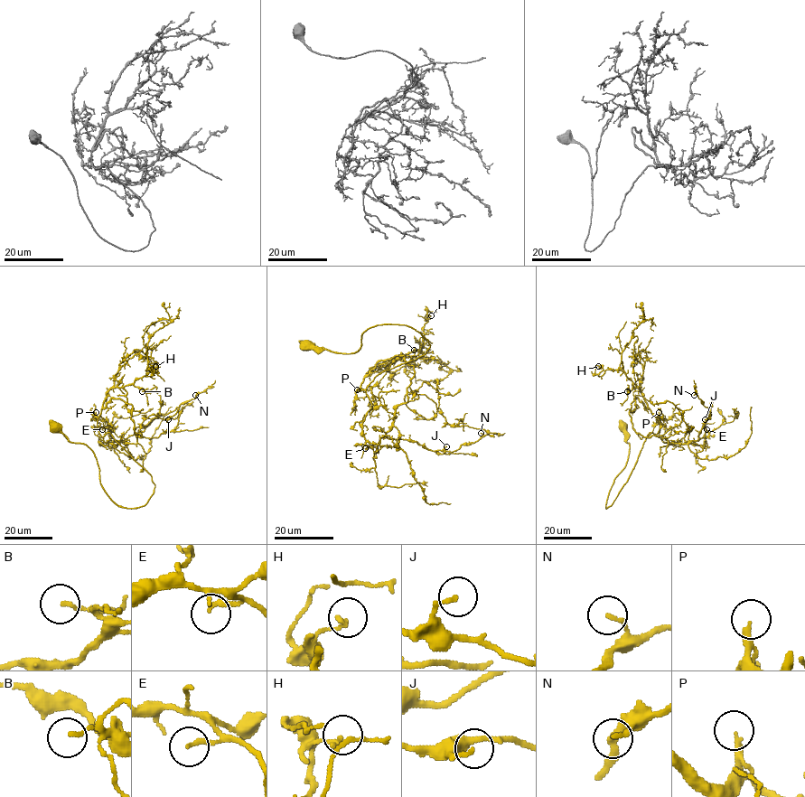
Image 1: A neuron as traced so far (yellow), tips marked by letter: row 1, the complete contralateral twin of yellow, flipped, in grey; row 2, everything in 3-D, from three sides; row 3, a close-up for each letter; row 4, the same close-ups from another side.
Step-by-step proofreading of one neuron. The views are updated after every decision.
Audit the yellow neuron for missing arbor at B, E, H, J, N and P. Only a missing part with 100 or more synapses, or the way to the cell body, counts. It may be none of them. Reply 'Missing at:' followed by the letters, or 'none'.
Missing at: P

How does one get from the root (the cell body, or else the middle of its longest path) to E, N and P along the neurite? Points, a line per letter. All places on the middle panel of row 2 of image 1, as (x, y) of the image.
E: (306, 345), (354, 353), (382, 324), (428, 342), (367, 388), (371, 405), (394, 417), (378, 449), (365, 448)
N: (306, 345), (412, 327), (426, 351), (366, 389), (386, 436), (449, 454), (481, 433)
P: (306, 345), (354, 353), (362, 333), (382, 324), (411, 326), (428, 342), (424, 354), (357, 389)

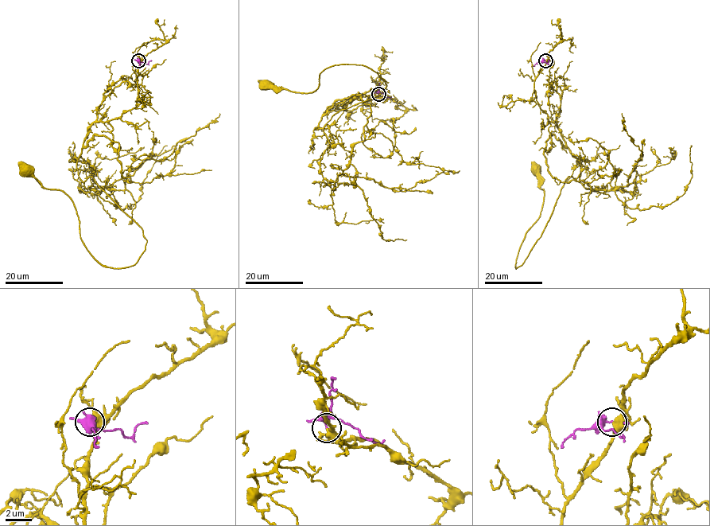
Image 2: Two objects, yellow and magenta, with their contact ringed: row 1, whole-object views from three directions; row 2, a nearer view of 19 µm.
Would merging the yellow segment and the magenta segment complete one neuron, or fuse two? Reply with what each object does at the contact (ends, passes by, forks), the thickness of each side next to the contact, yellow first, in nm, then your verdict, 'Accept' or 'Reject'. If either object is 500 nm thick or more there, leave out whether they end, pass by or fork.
At the ring yellow passes by. At the ring magenta forks. Thickness 440 nm (yellow) against 220 nm. Reject

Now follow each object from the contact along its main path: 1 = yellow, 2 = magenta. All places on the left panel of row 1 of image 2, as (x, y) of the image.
1: (138, 60), (137, 104), (92, 124), (77, 160), (142, 230), (133, 265), (103, 266), (74, 202), (26, 169)
2: (138, 60), (147, 64), (151, 60)

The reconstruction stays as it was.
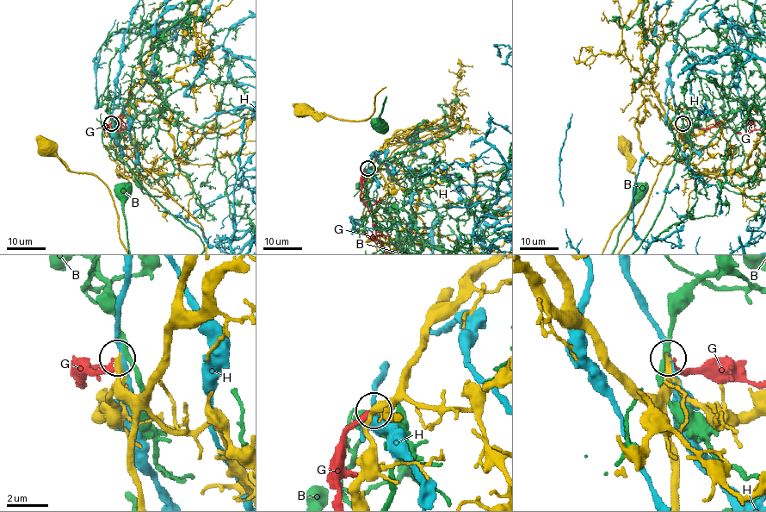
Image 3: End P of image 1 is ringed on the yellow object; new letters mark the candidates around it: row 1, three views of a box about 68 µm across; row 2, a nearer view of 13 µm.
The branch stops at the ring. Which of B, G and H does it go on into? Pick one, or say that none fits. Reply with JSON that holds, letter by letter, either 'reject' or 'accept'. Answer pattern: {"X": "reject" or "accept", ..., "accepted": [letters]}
{"B": "reject", "G": "reject", "H": "reject", "accepted": []}

